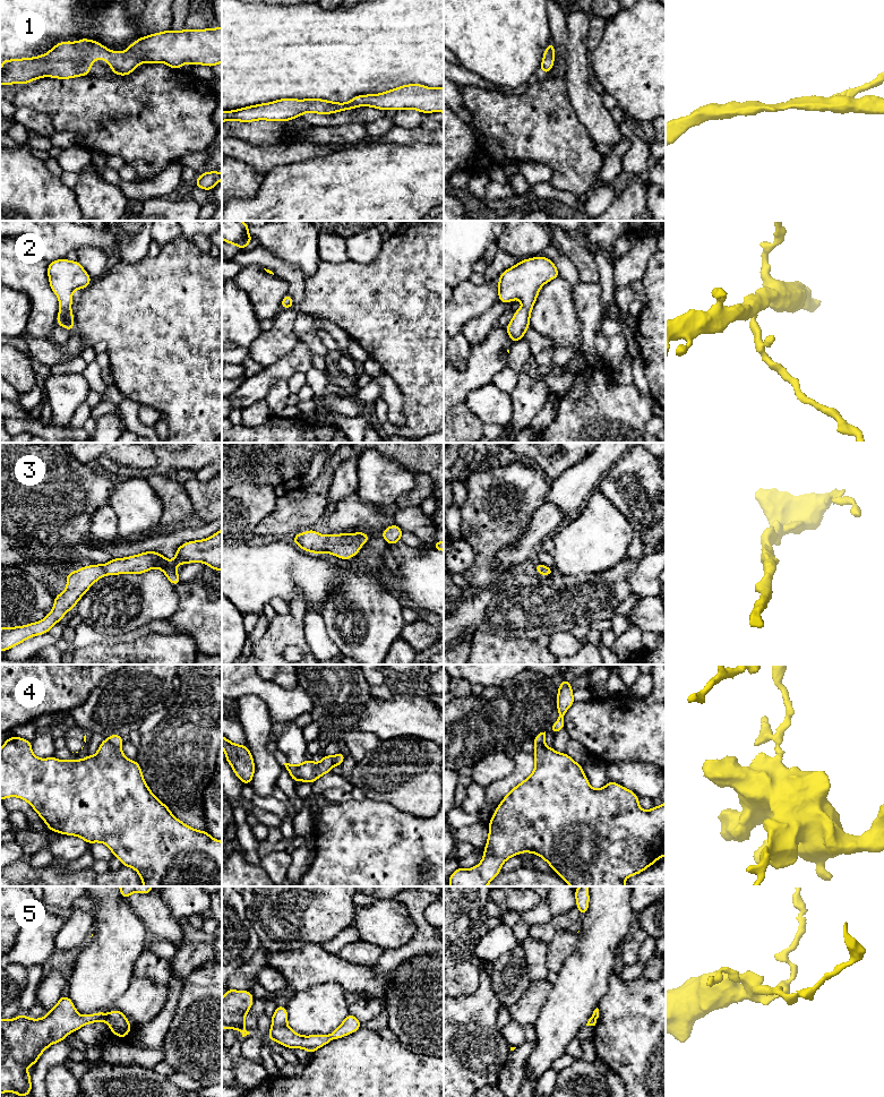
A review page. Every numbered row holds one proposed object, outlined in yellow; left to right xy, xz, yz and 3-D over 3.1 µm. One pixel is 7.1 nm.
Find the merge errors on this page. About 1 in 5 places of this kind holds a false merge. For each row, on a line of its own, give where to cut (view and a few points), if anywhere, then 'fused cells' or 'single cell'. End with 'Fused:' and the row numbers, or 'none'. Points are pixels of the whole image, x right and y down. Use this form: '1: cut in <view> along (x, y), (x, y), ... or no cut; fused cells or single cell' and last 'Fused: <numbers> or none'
1: no cut; single cell
2: no cut; single cell
3: no cut; single cell
4: cut in xy along (106, 739), (120, 748); fused cells
5: cut in xy along (108, 1014), (104, 1020); fused cells
Fused: 4, 5

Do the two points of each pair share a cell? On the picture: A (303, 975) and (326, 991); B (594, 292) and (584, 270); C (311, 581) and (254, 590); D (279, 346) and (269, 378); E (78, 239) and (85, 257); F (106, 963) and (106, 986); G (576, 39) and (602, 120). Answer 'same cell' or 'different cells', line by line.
A: different cells
B: different cells
C: same cell
D: different cells
E: different cells
F: same cell
G: same cell

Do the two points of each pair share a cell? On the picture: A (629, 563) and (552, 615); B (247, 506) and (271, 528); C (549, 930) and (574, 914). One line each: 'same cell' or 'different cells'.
A: same cell
B: different cells
C: same cell

